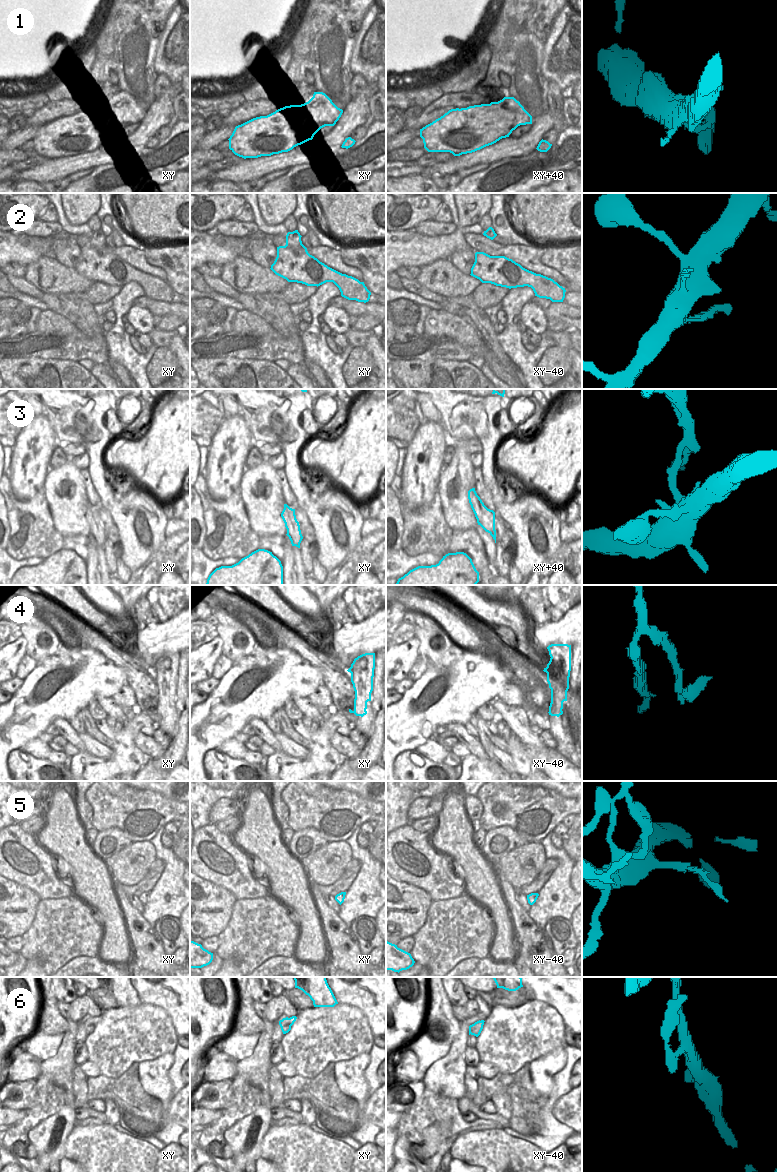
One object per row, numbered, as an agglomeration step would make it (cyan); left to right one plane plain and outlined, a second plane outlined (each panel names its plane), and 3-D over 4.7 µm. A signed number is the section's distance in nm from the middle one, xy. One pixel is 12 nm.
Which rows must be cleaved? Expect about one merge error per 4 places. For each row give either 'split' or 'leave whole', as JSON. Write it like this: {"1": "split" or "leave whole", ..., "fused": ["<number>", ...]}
{"1": "leave whole", "2": "leave whole", "3": "split", "4": "leave whole", "5": "leave whole", "6": "split", "fused": ["3", "6"]}

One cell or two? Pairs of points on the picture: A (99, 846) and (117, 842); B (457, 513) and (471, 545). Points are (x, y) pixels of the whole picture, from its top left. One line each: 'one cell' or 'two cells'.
A: one cell
B: two cells

